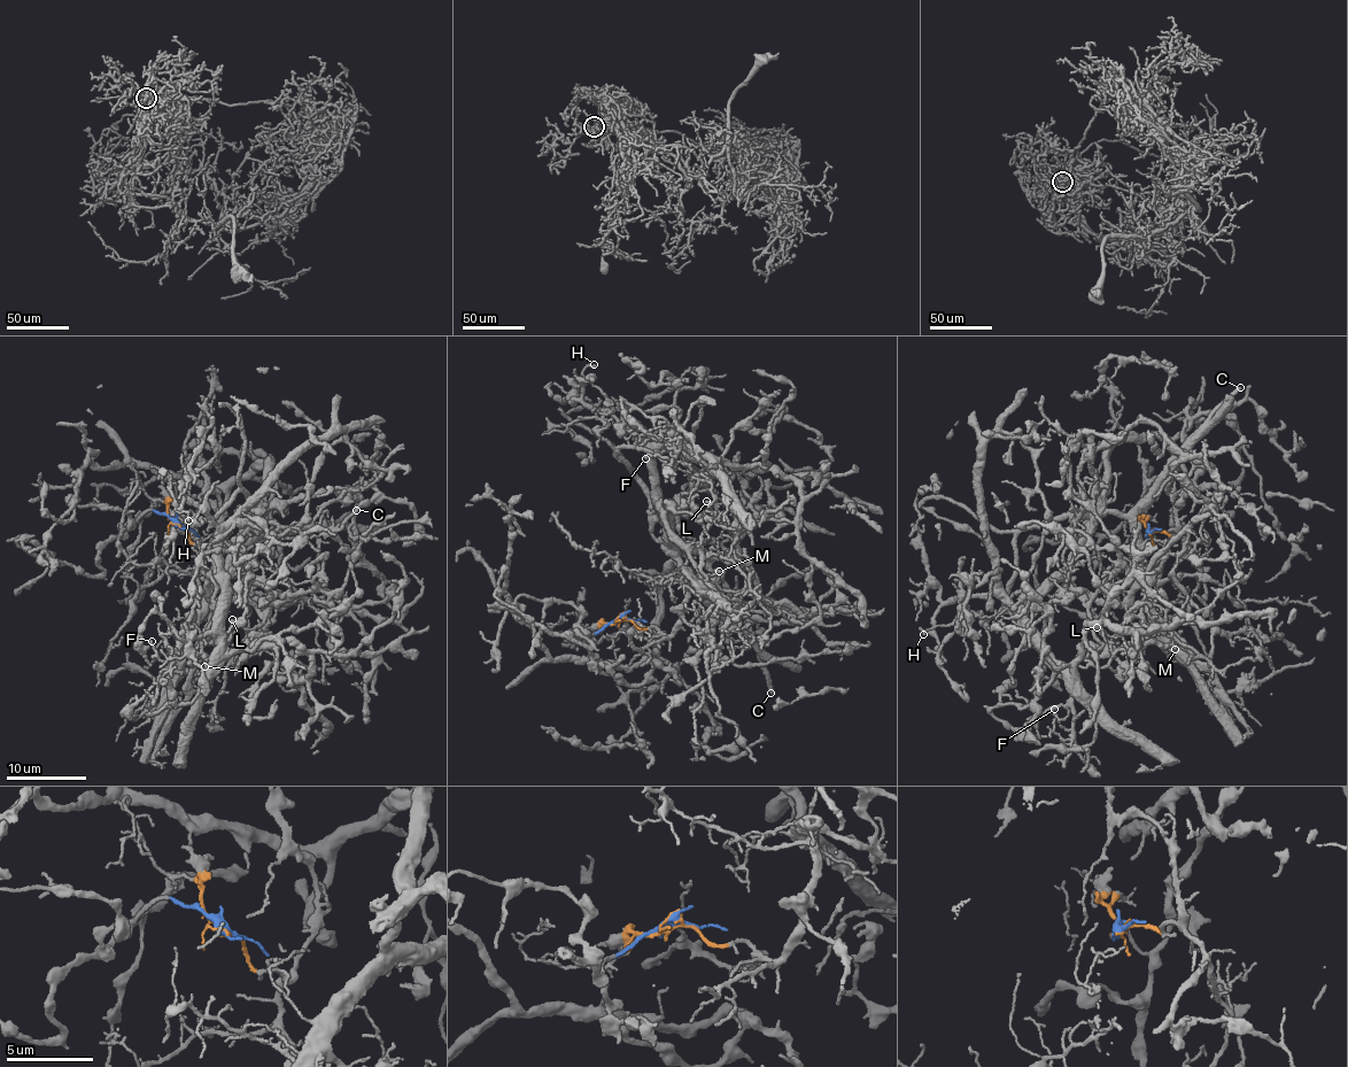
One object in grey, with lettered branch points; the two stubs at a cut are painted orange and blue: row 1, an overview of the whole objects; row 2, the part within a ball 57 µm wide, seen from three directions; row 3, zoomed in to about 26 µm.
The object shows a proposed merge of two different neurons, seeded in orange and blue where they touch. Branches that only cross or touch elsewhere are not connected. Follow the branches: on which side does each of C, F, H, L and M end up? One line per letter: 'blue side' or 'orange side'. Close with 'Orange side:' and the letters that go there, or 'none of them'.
C: orange side
F: orange side
H: orange side
L: orange side
M: orange side
Orange side: C, F, H, L, M

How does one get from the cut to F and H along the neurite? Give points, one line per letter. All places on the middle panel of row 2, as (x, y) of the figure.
F: (620, 620), (671, 635), (688, 598), (667, 528), (616, 456), (642, 447), (674, 465), (644, 457)
H: (620, 620), (671, 635), (688, 598), (667, 528), (633, 468), (601, 433), (611, 411), (585, 376), (595, 365)

